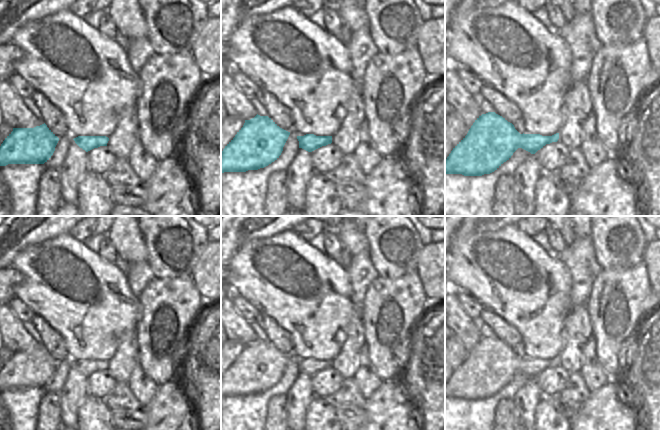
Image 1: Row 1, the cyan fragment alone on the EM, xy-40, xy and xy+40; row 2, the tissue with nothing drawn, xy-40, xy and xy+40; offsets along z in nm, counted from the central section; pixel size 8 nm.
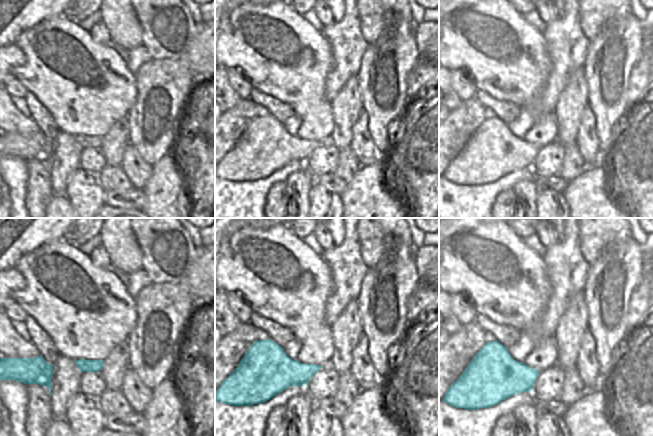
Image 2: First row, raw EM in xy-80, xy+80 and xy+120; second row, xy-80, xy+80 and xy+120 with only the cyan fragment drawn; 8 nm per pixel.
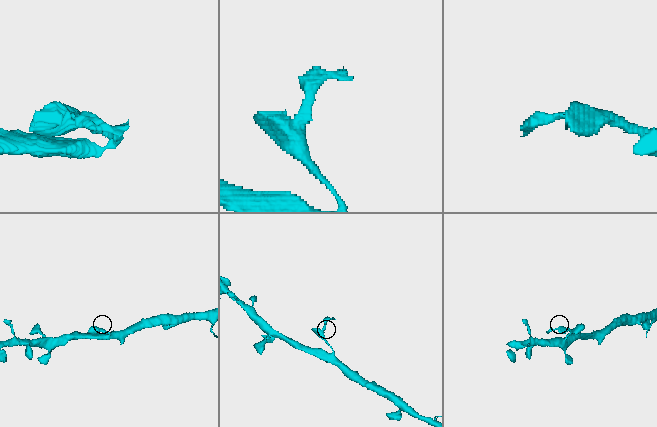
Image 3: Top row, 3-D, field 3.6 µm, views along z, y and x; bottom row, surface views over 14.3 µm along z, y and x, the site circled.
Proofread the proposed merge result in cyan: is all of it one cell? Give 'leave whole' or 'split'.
leave whole

